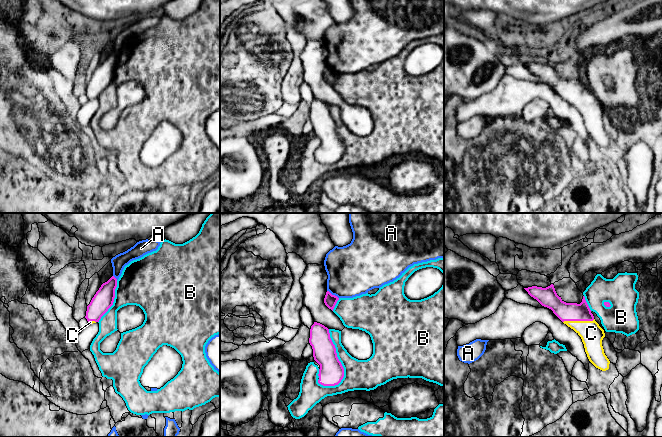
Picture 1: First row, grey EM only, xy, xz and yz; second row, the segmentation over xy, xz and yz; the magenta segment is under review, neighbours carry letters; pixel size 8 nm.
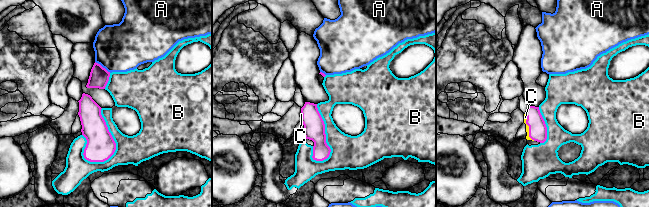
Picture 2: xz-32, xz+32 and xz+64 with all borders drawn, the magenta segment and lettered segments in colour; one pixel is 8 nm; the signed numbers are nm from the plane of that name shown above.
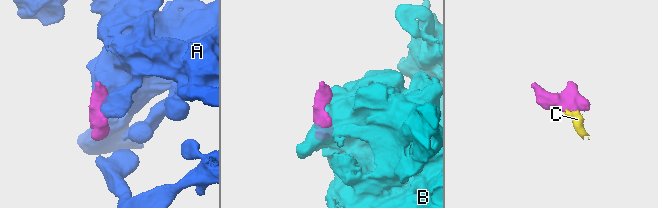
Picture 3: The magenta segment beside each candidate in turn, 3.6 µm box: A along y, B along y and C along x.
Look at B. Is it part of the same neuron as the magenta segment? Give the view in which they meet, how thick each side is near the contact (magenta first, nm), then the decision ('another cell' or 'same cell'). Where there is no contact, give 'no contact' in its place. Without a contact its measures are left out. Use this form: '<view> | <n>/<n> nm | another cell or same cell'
xz | 200/240 nm | another cell

